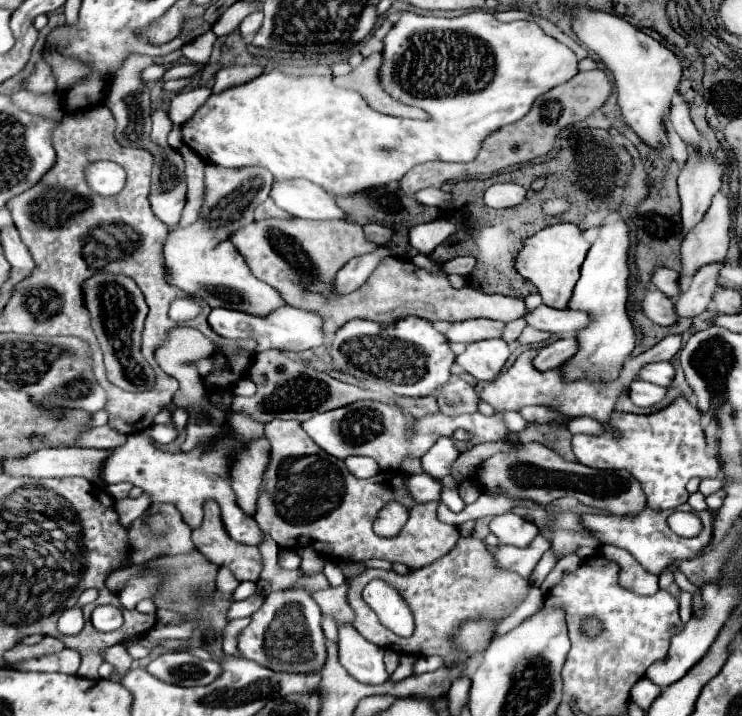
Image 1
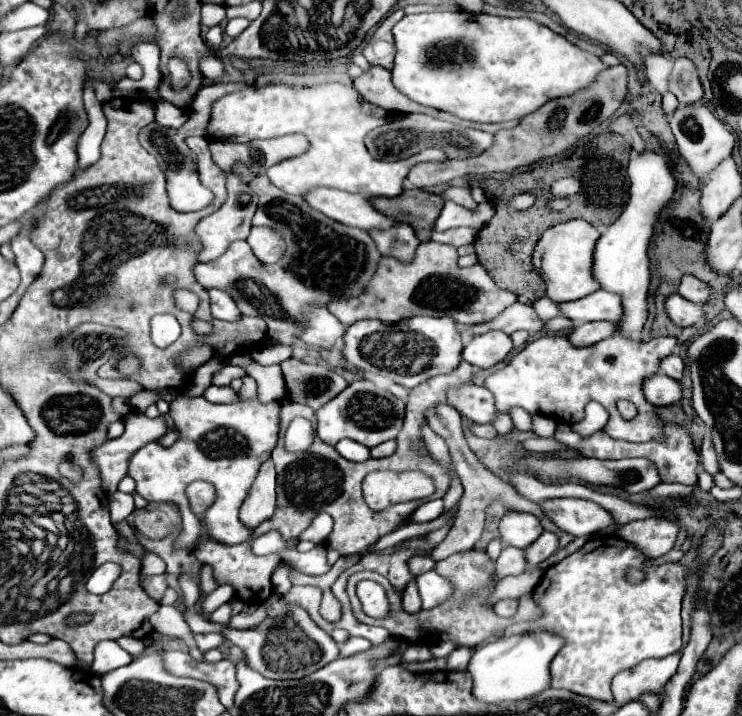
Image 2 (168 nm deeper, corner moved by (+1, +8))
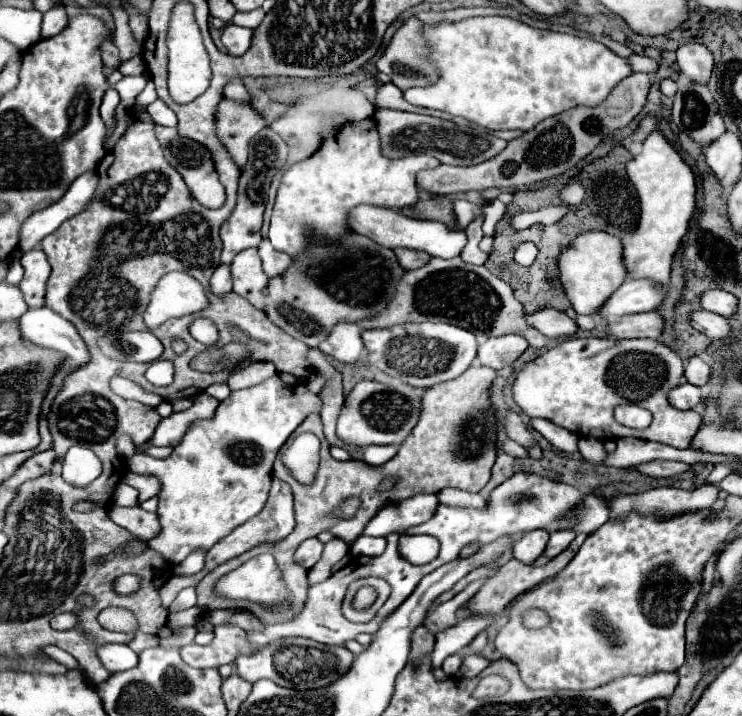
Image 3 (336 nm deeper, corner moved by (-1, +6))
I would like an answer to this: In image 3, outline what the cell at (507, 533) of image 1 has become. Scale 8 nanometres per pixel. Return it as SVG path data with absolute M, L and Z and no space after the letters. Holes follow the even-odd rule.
M530 530L530 532L522 534L512 544L514 546L514 558L524 562L524 564L532 564L544 552L548 536L550 534L546 530Z

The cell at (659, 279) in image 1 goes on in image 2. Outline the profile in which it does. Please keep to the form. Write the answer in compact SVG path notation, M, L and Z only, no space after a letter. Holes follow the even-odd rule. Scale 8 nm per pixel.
M688 274L682 278L678 292L680 292L680 296L684 296L686 300L696 302L696 304L706 304L712 296L712 288L706 282L702 282L694 276L688 276Z

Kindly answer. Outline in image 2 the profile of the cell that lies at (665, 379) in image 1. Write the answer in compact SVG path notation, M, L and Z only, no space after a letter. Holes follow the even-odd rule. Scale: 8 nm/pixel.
M670 354L660 362L660 372L674 378L674 380L682 380L682 376L684 376L684 360L680 356L676 356L676 354Z

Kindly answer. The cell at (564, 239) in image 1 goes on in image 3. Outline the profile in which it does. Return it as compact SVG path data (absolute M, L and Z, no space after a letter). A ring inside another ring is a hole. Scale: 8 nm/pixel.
M588 230L576 234L568 248L558 254L558 272L564 294L568 296L576 314L594 314L602 302L626 280L622 264L622 242L606 232Z

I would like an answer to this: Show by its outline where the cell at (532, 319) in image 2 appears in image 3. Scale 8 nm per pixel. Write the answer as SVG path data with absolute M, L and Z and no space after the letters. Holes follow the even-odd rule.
M544 308L544 310L536 310L534 314L526 314L526 324L536 328L538 332L542 332L548 338L572 336L578 330L574 320L570 320L564 312L558 312L552 308Z

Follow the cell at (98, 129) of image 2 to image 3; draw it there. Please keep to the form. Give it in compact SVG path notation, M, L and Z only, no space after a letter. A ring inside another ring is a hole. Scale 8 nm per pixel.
M112 8L112 16L114 16L114 22L116 22L116 32L114 32L114 44L116 48L120 50L120 64L130 60L132 56L140 54L140 46L138 42L134 42L132 34L130 34L130 28L128 28L128 16L122 8Z

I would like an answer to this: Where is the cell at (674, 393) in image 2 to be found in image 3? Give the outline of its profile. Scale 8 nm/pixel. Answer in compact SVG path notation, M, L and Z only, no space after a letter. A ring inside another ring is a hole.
M686 382L684 384L678 384L676 388L672 388L666 398L678 410L692 410L702 400L700 388L698 386L692 386L692 384L686 384Z

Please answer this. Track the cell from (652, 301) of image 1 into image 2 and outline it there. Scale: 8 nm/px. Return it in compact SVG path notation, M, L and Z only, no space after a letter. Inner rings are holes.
M672 294L666 300L666 312L668 312L670 320L682 328L684 326L696 326L698 322L702 322L706 318L706 312L702 306L688 302L680 294Z

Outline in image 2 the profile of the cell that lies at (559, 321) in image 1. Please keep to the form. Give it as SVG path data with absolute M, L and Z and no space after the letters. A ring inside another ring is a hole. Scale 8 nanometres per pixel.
M598 290L576 302L564 302L560 304L560 312L576 324L596 320L620 320L624 316L620 294L612 294L608 290Z

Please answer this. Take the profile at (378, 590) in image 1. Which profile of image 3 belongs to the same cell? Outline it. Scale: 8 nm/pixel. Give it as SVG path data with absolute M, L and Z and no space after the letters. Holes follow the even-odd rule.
M364 586L356 592L352 604L354 604L356 610L364 610L364 608L370 608L374 604L374 600L376 600L376 590L370 588L370 586Z

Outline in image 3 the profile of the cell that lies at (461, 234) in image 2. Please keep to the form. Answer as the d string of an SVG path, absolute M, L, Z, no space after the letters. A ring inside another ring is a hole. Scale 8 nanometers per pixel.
M360 204L360 206L352 208L348 214L348 226L352 232L362 234L384 248L398 248L398 246L414 248L414 250L422 250L422 252L426 252L430 256L438 256L438 258L454 258L466 246L464 230L458 230L458 228L450 230L446 224L438 224L438 222L430 222L430 220L414 220L408 216L402 216L396 210L372 206L372 204Z

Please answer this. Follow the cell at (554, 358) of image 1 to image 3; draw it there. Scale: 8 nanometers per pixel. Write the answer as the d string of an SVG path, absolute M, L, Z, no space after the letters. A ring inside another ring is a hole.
M644 312L644 314L630 314L622 316L618 322L608 324L606 332L620 340L620 338L658 338L662 334L664 320L656 312Z

